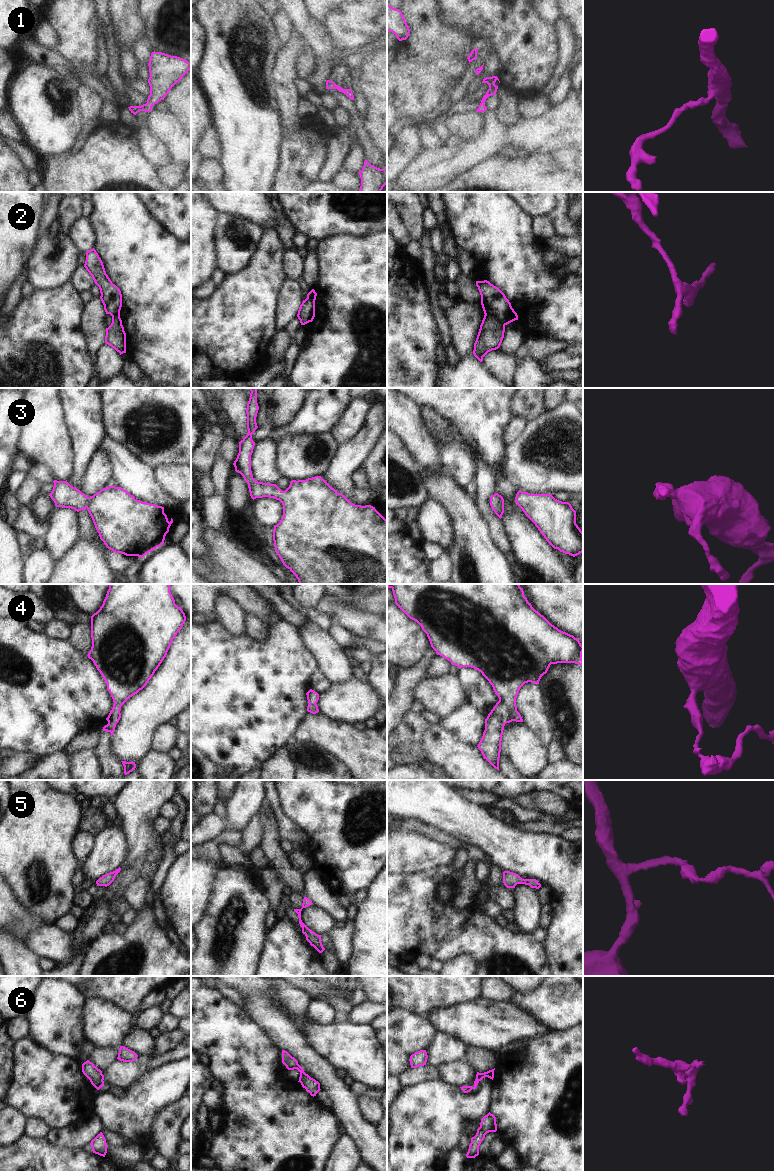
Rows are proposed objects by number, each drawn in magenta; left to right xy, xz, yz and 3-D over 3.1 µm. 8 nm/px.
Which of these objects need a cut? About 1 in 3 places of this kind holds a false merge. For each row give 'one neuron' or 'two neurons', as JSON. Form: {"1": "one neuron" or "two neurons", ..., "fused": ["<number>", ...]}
{"1": "one neuron", "2": "two neurons", "3": "one neuron", "4": "one neuron", "5": "one neuron", "6": "two neurons", "fused": ["2", "6"]}

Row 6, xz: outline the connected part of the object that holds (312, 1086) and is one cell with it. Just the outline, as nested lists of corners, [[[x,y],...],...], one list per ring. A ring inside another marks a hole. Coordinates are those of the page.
[[[298,1065],[296,1069],[300,1072],[298,1082],[301,1083],[302,1087],[305,1088],[311,1096],[316,1096],[316,1094],[321,1090],[320,1083],[306,1074],[300,1065]]]

